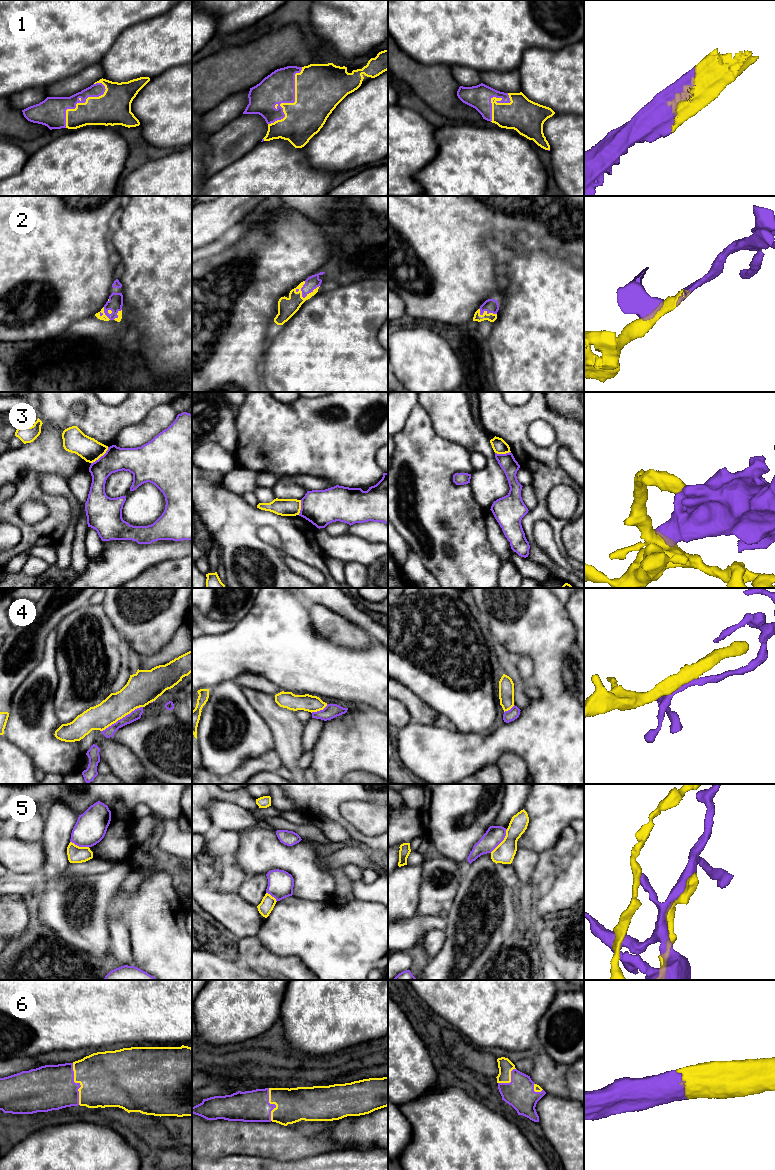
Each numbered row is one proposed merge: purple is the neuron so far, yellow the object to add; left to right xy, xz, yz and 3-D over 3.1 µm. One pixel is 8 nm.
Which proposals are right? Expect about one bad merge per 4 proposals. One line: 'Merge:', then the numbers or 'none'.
Merge: 1, 2, 5, 6

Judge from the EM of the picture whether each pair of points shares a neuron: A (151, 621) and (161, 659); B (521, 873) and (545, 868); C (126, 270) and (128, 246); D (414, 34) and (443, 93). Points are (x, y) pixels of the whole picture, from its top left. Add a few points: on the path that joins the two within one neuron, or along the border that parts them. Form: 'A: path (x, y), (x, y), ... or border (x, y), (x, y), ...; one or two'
A: border (174, 634), (159, 651), (139, 660); two
B: border (539, 854), (539, 859), (531, 878); two
C: path (128, 264), (128, 252); one
D: border (417, 61), (423, 64), (447, 64), (449, 66); two

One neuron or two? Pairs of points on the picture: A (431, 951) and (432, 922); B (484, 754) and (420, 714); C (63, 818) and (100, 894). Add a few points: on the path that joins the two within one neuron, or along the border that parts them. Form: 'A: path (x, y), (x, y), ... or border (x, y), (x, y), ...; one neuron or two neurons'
A: border (444, 929), (430, 929), (424, 938); two neurons
B: border (418, 722), (424, 725), (455, 730); two neurons
C: path (57, 858), (61, 915), (72, 929), (81, 929); one neuron

